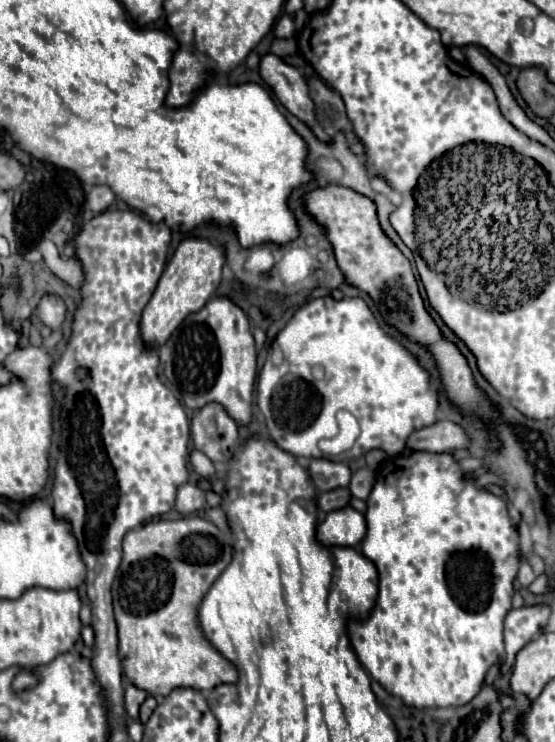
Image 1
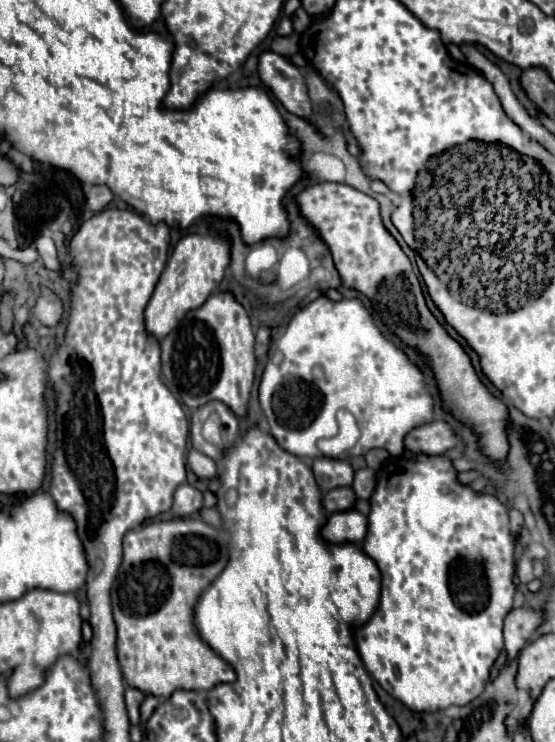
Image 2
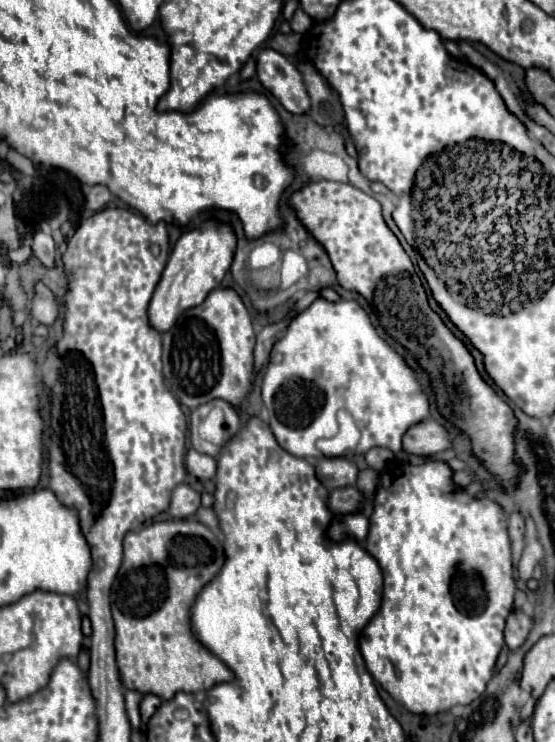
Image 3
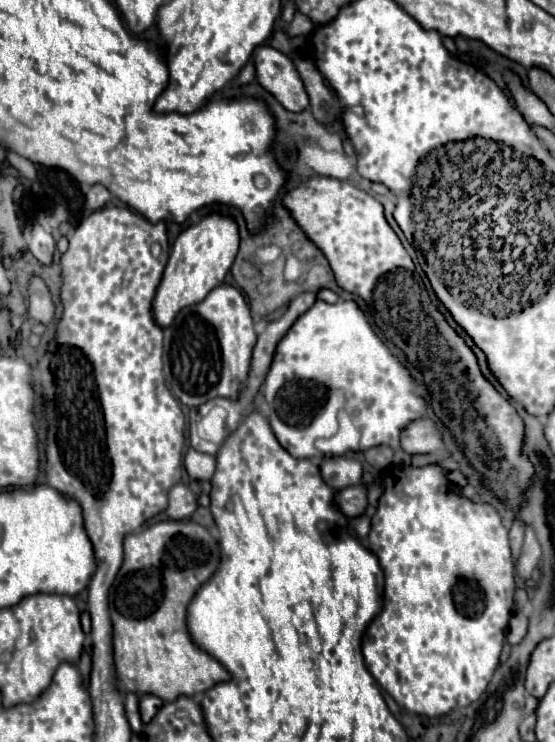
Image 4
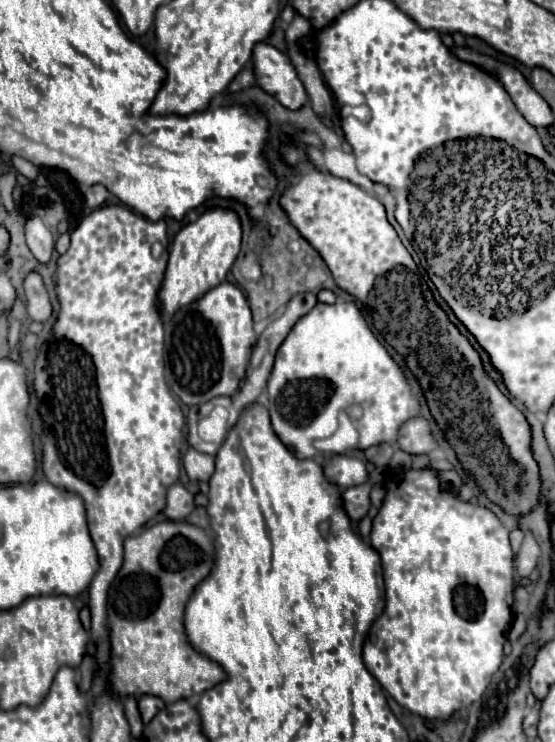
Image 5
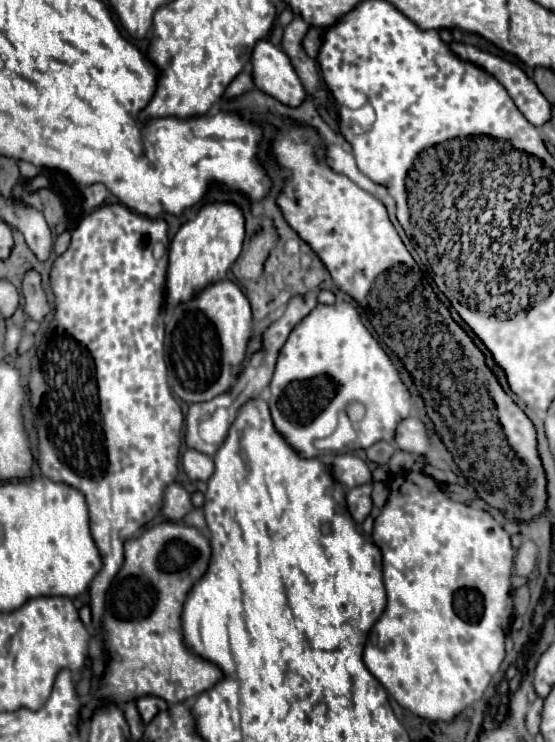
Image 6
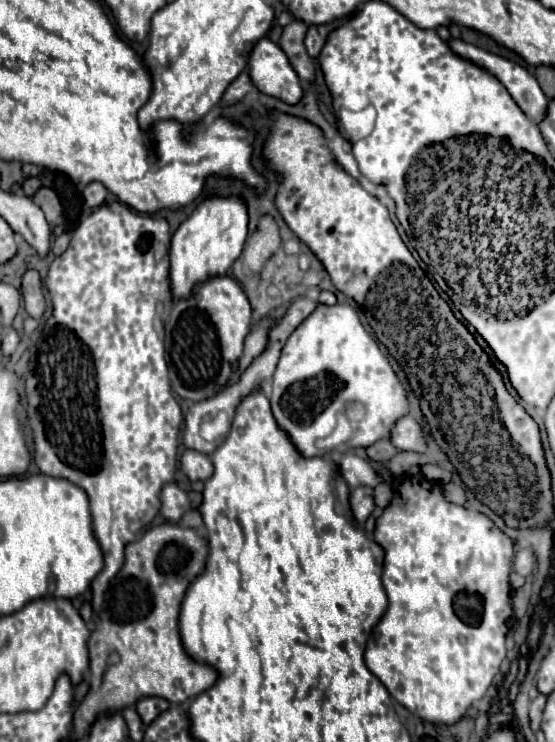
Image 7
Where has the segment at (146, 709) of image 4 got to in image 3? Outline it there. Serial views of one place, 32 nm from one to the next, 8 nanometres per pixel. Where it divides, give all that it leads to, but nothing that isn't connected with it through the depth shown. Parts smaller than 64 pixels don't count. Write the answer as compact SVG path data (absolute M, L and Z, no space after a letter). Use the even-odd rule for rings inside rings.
M146 694L140 702L140 714L142 714L142 722L148 722L148 718L154 714L154 710L158 708L160 698L154 694Z

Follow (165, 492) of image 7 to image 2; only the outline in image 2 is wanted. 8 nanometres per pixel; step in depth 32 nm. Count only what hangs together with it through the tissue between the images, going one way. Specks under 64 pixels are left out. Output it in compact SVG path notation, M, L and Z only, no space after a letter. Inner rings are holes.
M182 484L176 488L174 494L174 506L172 512L178 516L190 516L196 514L200 508L204 506L204 498L202 492L190 484Z

